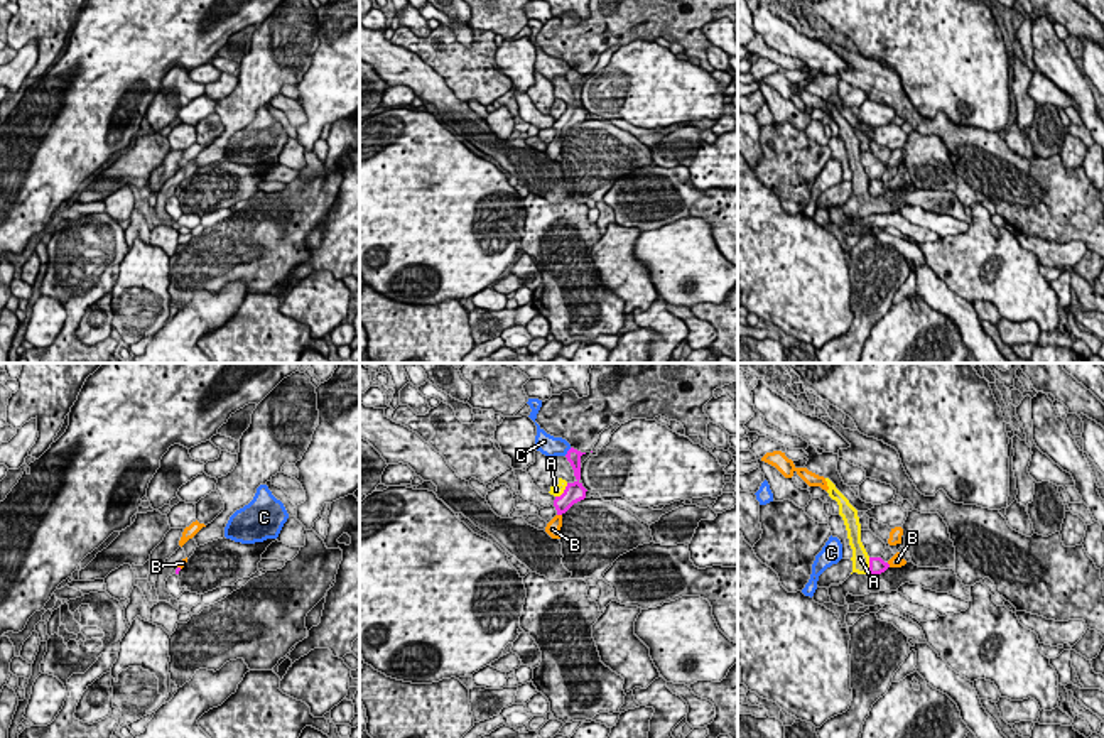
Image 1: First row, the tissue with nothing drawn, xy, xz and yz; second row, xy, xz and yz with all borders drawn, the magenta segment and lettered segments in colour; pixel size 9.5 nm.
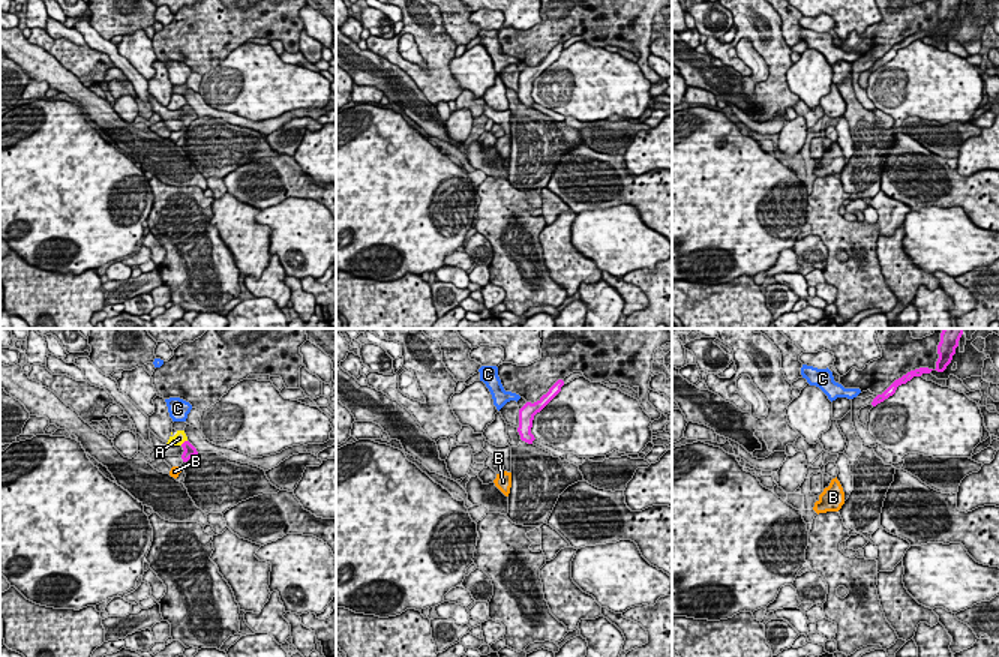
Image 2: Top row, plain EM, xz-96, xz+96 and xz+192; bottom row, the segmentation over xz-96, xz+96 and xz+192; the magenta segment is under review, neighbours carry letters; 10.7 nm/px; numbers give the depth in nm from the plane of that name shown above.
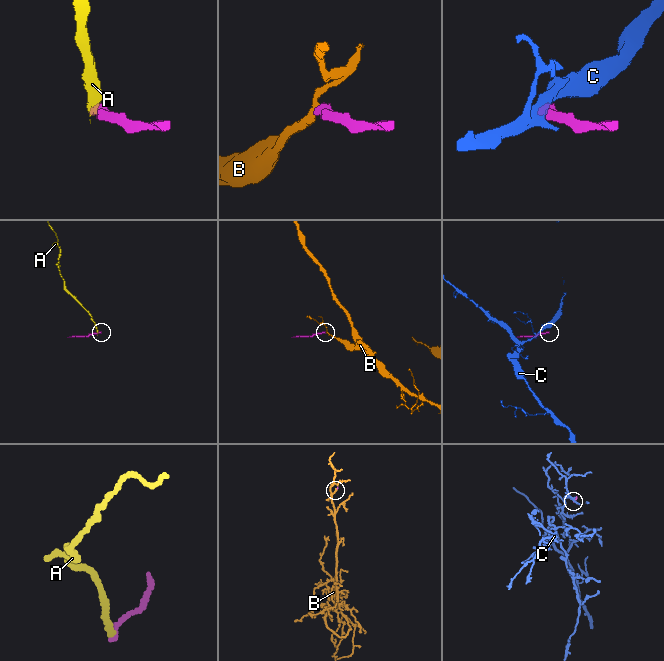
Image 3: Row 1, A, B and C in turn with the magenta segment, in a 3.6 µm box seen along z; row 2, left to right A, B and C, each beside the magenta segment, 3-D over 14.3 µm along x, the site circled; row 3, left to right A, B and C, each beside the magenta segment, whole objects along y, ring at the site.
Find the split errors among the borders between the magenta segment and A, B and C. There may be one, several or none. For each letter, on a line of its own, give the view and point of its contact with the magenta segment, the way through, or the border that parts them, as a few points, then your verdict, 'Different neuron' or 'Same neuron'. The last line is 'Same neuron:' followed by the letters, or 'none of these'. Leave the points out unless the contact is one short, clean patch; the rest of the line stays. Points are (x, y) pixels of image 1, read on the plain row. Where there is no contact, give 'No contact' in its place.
A: Touches magenta at xz (564, 113). Boundary: xz (568, 105), (556, 119). Different neuron
B: Touches magenta at xz (559, 135). Path across: xz (573, 115), (561, 127), (559, 135), (552, 151). Same neuron
C: Touches magenta at xz (568, 73). Boundary: xz (571, 70), (564, 76). Different neuron
Same neuron: B

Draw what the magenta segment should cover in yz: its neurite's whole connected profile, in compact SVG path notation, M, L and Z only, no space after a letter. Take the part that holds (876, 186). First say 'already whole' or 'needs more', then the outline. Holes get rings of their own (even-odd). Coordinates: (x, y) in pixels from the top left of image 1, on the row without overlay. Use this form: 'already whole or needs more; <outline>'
needs more; M896 174L888 184L885 184L881 179L869 179L869 194L871 196L881 196L888 189L901 189L906 182Z

